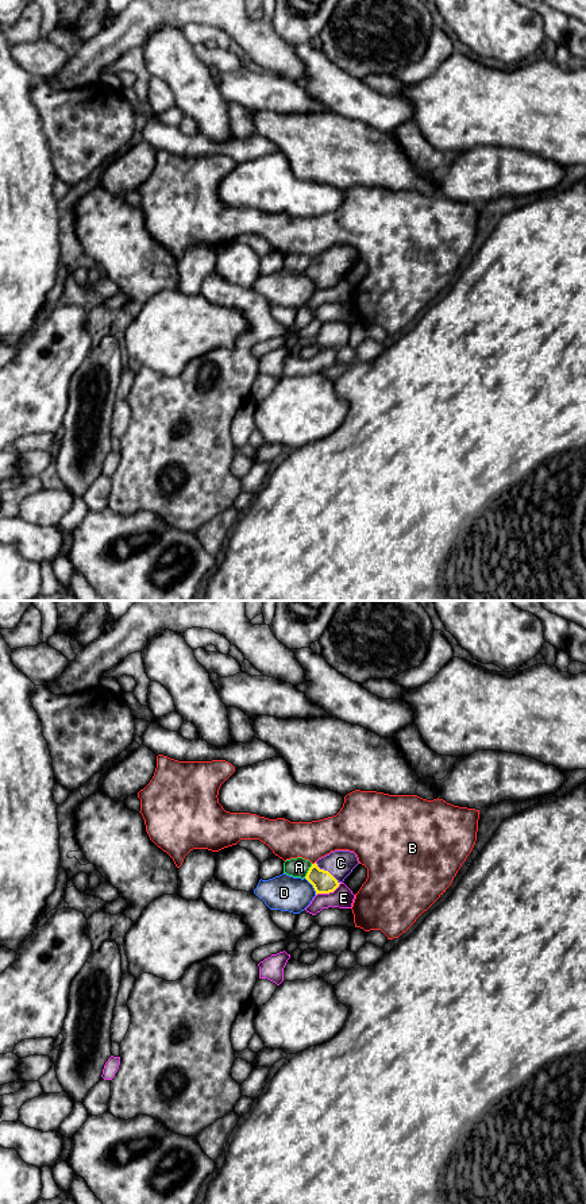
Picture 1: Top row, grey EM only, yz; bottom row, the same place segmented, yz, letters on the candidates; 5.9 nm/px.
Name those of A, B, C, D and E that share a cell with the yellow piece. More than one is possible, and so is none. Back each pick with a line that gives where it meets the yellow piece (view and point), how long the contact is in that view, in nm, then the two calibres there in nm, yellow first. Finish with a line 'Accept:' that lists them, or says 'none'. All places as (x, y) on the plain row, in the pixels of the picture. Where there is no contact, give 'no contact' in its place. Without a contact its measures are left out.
C: meets yellow in yz at (327, 266); contact 200 nm long; 140 nm thick on the yellow side, 160 nm on the other
Accept: C

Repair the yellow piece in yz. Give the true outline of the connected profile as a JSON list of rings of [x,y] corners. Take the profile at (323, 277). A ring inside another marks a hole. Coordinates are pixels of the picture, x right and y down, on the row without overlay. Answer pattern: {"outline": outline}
{"outline": [[[335,246],[312,259],[305,274],[313,281],[316,290],[329,289],[344,277],[358,259],[354,247]]]}

